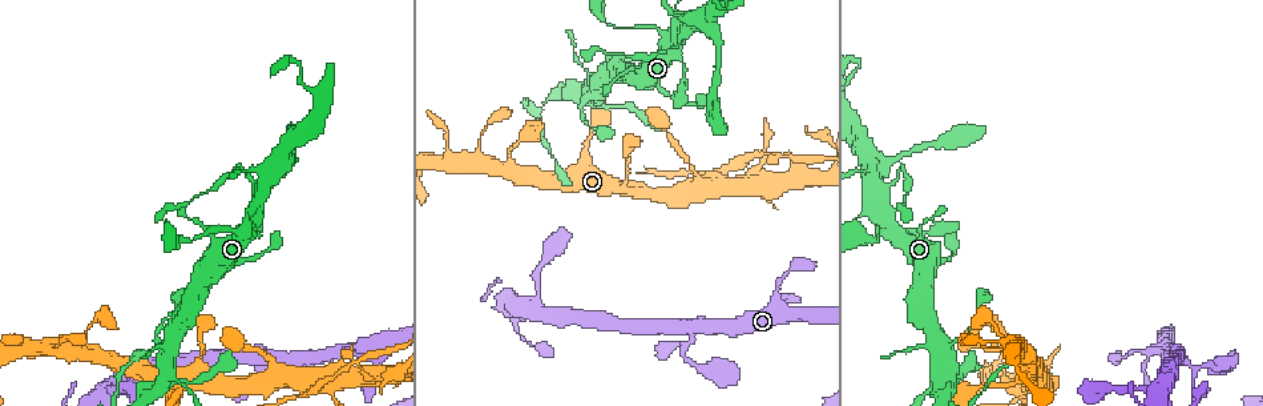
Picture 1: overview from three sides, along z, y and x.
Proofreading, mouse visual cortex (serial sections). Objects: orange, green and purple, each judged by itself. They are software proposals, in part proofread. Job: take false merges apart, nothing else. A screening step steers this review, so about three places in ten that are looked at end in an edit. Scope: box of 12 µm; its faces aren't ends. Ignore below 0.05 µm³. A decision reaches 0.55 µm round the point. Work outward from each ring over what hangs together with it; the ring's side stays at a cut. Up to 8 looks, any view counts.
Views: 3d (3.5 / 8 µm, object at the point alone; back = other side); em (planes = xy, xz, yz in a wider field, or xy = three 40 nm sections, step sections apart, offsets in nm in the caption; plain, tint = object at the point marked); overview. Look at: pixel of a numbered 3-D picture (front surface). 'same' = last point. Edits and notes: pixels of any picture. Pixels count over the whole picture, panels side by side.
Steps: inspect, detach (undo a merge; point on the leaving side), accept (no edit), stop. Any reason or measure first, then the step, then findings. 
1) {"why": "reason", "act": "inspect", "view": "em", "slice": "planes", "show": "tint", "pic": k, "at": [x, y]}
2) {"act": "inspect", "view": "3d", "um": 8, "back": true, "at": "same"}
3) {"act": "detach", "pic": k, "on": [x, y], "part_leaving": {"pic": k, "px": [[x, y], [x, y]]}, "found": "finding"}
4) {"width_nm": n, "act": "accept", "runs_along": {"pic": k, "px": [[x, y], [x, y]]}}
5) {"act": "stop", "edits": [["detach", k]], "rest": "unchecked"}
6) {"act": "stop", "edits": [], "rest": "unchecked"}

{"why": "abrupt turn", "act": "inspect", "view": "em", "slice": "xy", "step": 2, "show": "tint", "pic": 1, "at": [1004, 364]}

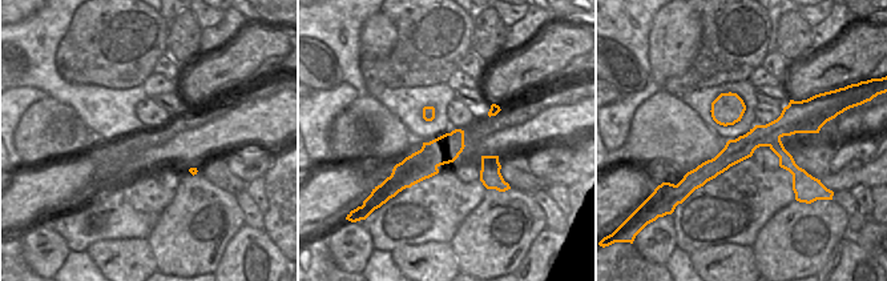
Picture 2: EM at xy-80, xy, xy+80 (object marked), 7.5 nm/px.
{"why": "wider look", "act": "inspect", "view": "3d", "um": 3.5, "at": "same"}

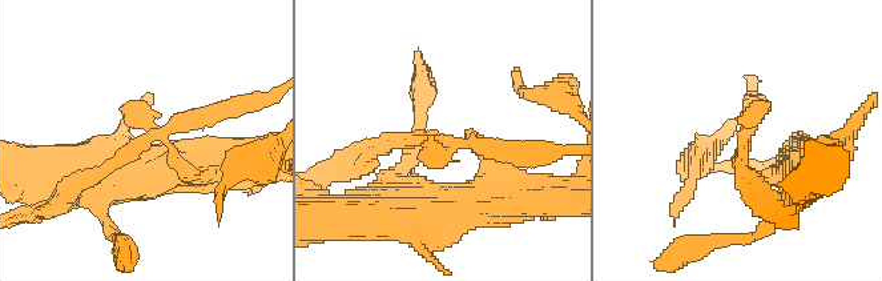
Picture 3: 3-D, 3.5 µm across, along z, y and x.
{"arm_widths_nm": [200, 200], "act": "detach", "pic": 3, "on": [394, 136], "found": "a second cell is stuck on"}

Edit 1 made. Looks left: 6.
{"why": "redraw", "act": "inspect", "view": "overview"}

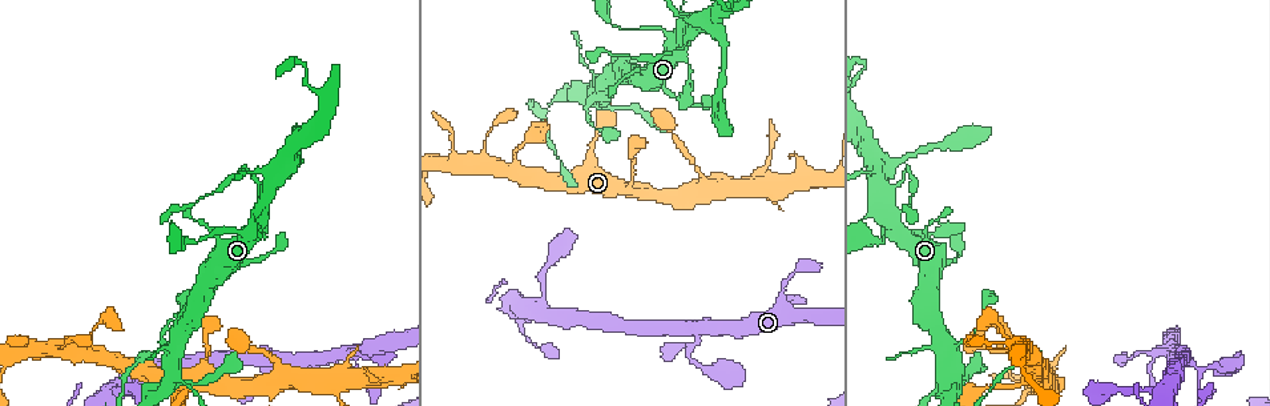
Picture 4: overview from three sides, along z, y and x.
{"why": "four arms meet", "act": "inspect", "view": "3d", "um": 3.5, "pic": 4, "at": [281, 373]}

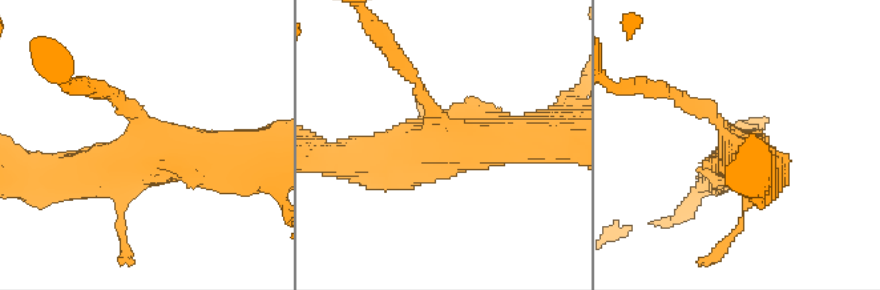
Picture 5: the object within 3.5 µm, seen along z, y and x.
{"arms": 4, "arm_widths_nm": [100, 200, 500, 600], "act": "inspect", "view": "em", "slice": "xy", "step": 5, "show": "tint", "pic": 5, "at": [145, 138]}

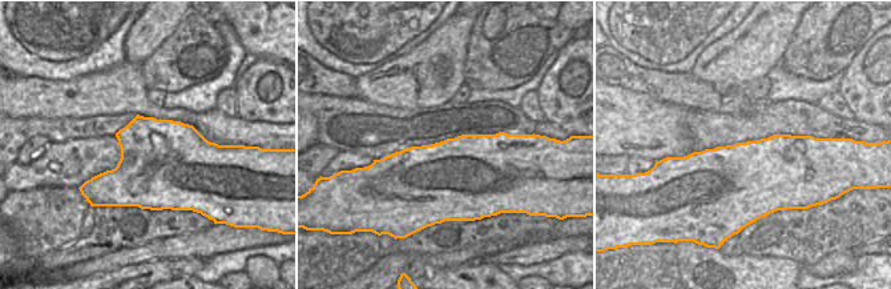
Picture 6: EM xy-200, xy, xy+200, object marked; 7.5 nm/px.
{"width_nm": 650, "act": "accept", "runs_along": {"pic": 5, "px": [[69, 178], [166, 153], [245, 153]]}, "found": "one cell here"}

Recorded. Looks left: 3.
{"why": "narrows sharply", "act": "inspect", "view": "3d", "um": 3.5, "back": true, "pic": 4, "at": [1133, 355]}

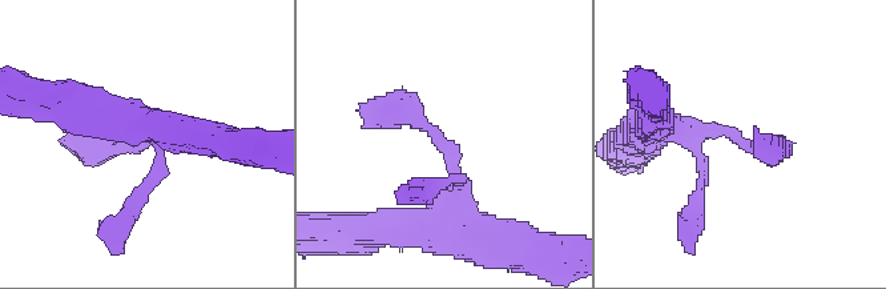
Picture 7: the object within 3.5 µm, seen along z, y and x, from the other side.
{"act": "inspect", "view": "em", "slice": "xy", "step": 1, "show": "tint", "pic": 7, "at": [747, 144]}

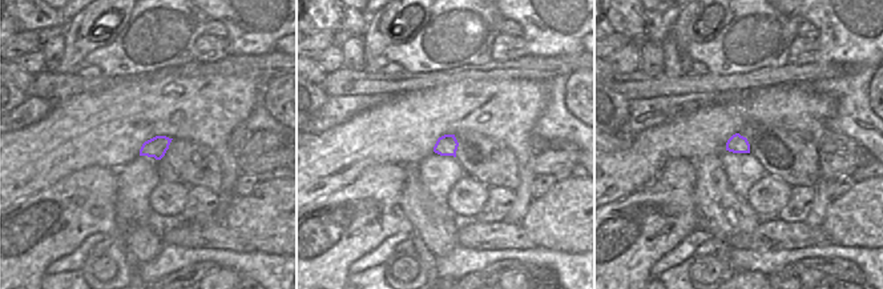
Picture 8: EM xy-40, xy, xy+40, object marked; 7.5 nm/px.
{"act": "inspect", "view": "em", "slice": "xy", "step": 2, "show": "tint", "at": "same"}

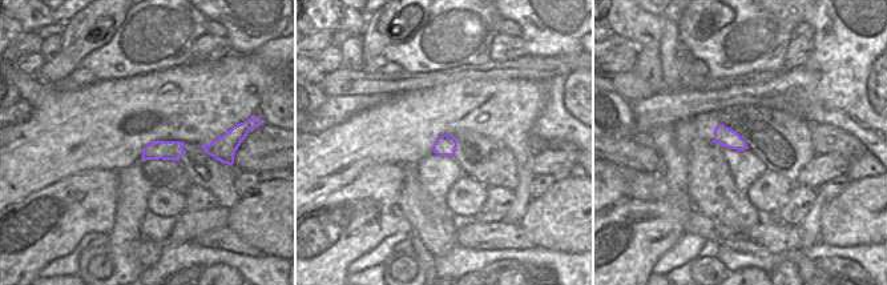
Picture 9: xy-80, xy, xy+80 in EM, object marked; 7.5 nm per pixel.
{"act": "accept", "runs_along": {"pic": 7, "px": [[464, 213], [437, 135], [403, 111], [362, 128]]}, "found": "all the same cell"}

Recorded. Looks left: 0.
{"act": "stop", "edits": [["detach", 3]], "rest": "unchecked"}

